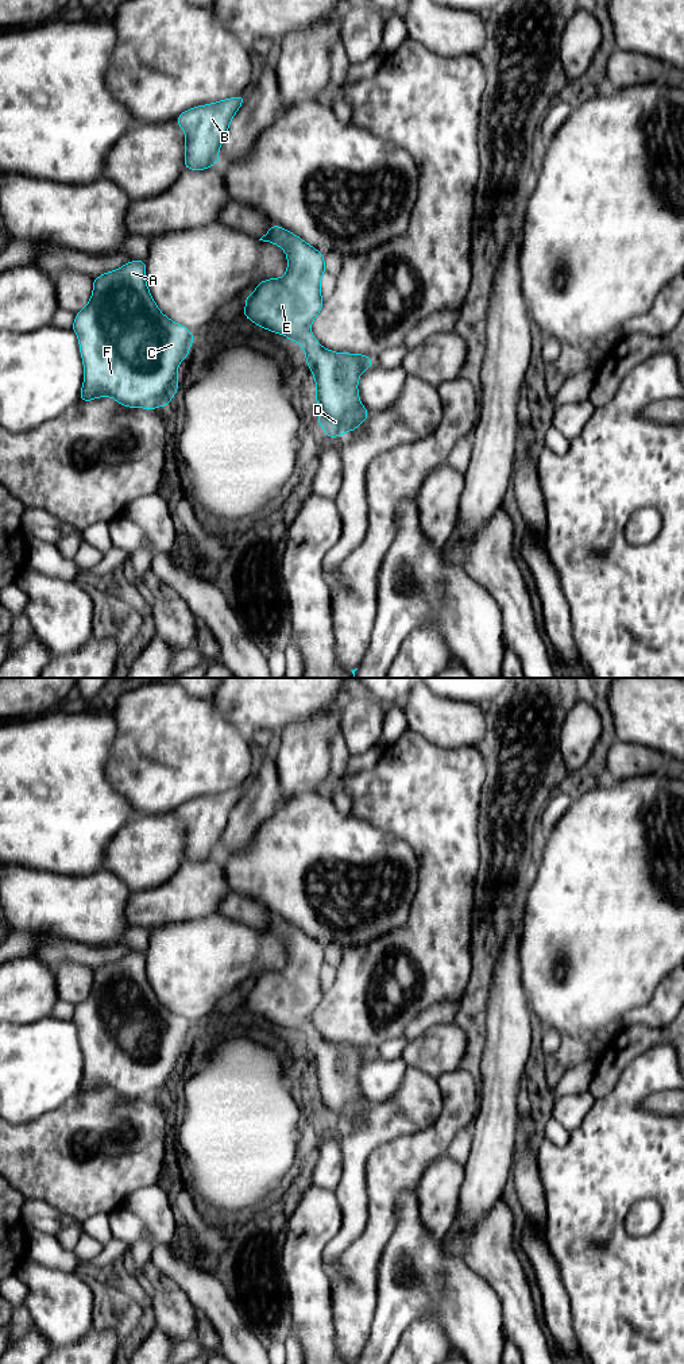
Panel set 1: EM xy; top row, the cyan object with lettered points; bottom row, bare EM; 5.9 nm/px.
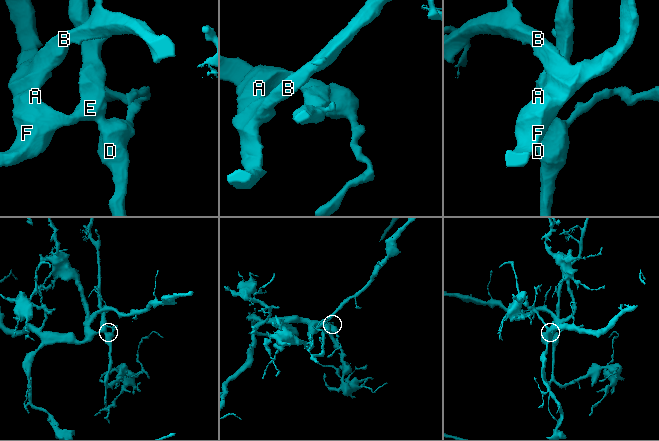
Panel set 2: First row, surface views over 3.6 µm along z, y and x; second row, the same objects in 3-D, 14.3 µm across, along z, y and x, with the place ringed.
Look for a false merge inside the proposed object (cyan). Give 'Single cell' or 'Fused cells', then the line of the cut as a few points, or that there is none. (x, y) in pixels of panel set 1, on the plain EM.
Single cell. No split

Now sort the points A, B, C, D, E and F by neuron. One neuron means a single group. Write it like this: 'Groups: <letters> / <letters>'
Groups: A B C D E F

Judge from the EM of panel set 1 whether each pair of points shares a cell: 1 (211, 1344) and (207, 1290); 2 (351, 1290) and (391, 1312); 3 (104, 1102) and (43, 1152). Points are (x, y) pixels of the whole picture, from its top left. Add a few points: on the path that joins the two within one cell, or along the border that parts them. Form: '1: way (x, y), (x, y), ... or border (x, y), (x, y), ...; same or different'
1: border (200, 1313), (213, 1328), (220, 1347); different
2: border (378, 1272), (378, 1301), (368, 1334); different
3: way (89, 1117), (58, 1145); same

